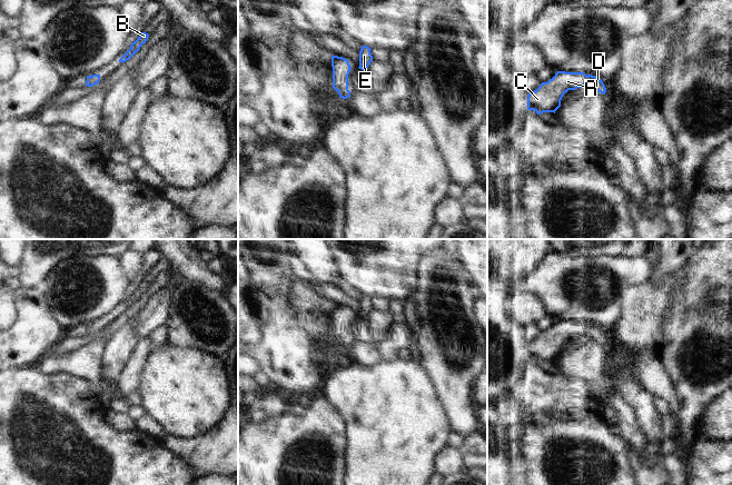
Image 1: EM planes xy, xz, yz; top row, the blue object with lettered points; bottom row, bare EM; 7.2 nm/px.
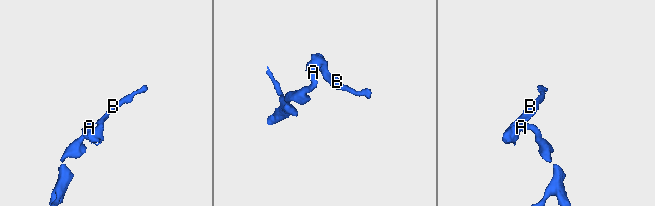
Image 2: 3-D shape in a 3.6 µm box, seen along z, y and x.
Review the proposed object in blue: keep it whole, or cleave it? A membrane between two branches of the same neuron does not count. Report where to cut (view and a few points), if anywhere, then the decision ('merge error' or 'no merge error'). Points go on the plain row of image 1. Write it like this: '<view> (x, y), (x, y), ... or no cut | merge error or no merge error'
no cut | no merge error

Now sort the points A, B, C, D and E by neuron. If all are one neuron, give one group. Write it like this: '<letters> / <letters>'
A B C D E

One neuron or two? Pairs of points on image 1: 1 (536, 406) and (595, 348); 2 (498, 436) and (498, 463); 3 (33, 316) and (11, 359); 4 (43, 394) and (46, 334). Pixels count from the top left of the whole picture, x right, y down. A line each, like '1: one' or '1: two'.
1: two
2: one
3: one
4: two

